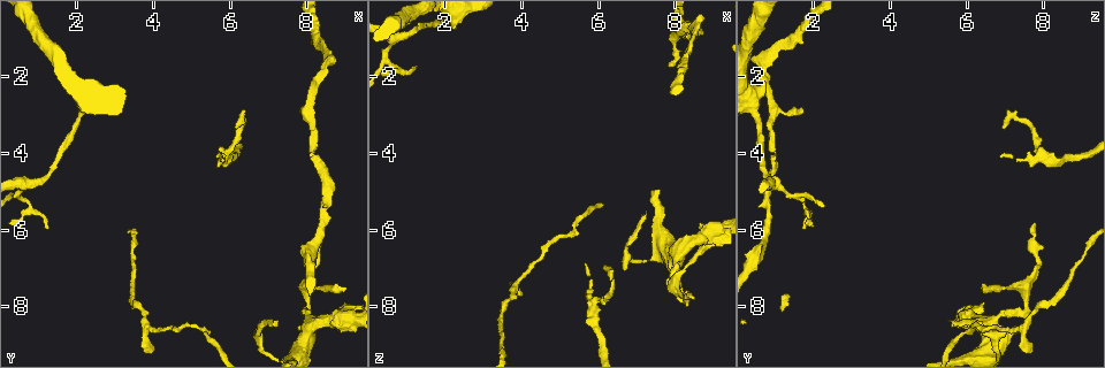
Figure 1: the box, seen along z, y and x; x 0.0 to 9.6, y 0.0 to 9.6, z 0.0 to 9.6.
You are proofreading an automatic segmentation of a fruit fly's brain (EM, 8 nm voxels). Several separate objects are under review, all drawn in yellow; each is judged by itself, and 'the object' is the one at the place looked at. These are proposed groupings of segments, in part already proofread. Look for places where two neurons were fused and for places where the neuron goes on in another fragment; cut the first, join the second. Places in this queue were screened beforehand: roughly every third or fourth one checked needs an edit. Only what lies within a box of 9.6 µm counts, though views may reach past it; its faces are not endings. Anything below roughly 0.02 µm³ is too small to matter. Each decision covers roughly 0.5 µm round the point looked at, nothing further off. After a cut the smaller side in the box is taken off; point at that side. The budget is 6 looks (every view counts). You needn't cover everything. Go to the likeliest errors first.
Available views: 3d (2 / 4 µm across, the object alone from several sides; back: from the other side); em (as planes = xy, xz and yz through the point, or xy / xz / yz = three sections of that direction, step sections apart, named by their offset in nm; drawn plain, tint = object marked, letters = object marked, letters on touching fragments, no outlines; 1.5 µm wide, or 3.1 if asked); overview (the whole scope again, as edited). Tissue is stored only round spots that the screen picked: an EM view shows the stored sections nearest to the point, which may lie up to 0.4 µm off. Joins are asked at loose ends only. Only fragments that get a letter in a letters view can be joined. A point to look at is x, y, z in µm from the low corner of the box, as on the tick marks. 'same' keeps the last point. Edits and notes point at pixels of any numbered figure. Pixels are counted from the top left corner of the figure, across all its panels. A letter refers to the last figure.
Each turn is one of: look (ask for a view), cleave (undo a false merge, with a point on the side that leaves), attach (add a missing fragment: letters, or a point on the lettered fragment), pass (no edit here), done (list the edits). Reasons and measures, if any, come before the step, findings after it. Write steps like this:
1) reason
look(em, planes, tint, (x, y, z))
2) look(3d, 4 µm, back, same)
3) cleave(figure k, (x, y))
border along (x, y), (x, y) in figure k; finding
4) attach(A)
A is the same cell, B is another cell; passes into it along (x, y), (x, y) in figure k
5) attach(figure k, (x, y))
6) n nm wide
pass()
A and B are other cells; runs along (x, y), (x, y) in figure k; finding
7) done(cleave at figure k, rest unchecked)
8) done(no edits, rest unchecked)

thin end
look(3d, 2 µm, (1.30, 5.90, 1.70))

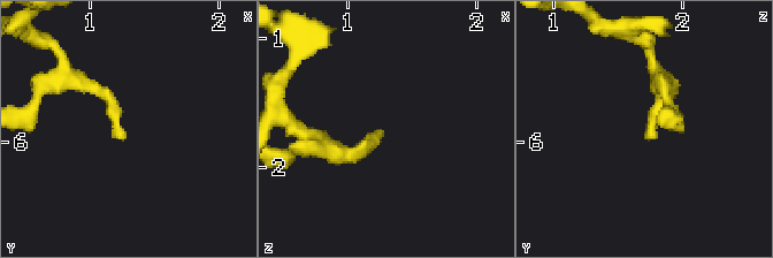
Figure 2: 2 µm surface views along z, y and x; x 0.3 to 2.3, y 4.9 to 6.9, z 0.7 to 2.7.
need the tissue
look(em, planes, letters, (1.28, 5.98, 1.76))

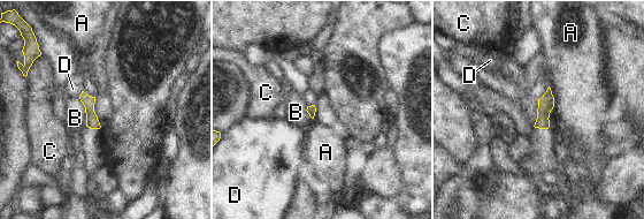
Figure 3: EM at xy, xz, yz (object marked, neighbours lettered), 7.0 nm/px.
pass()
A, B, C and D are other cells; border along (78, 97), (84, 107), (86, 126) in figure 3; none of them fits

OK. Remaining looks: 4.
an open end
look(em, planes, letters, (8.45, 5.85, 7.80))

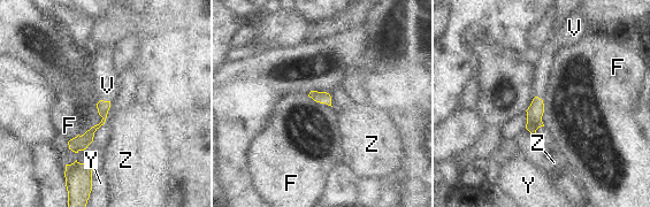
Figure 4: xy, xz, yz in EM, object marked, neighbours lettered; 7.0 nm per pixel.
attach(V)
V is the same cell, F, Y and Z are other cells; passes into it along (102, 106), (106, 101), (107, 85) in figure 4; it goes on there

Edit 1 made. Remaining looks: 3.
look(overview)

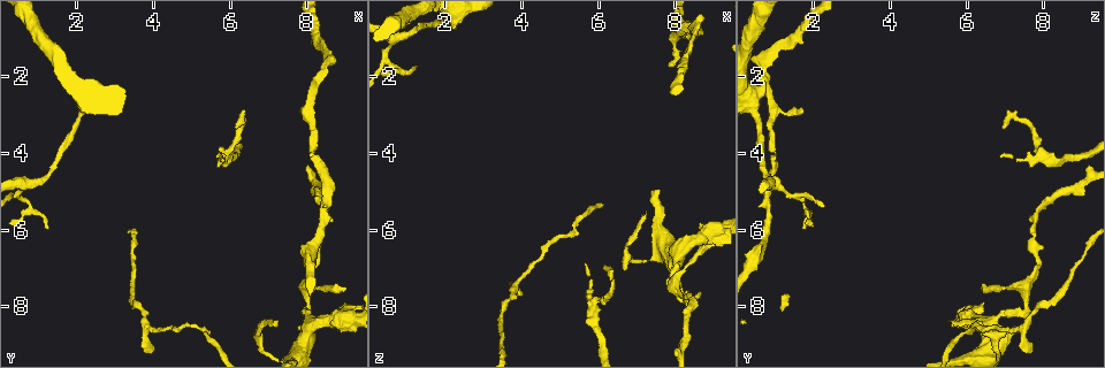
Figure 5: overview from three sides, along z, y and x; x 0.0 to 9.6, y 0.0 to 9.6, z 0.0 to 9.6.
thick end
look(3d, 4 µm, (7.70, 8.55, 7.40))

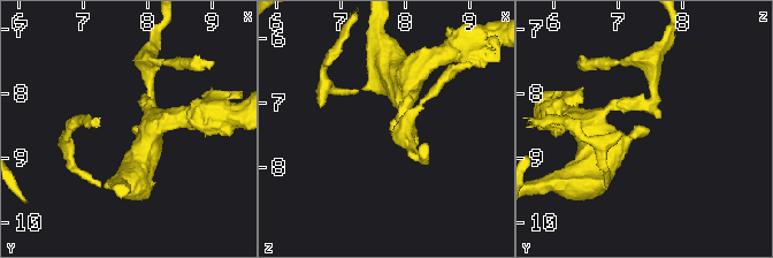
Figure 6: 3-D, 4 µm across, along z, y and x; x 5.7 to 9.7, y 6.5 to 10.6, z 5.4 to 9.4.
look(em, planes, letters, (7.75, 8.60, 7.45))

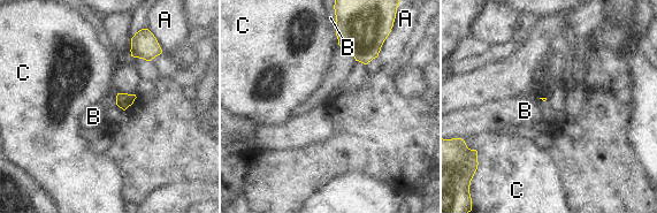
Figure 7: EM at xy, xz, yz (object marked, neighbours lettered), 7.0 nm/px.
pass()
A, B and C are other cells; border along (335, 30), (338, 44) in figure 7; no lettered fragment goes on from it

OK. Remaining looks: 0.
done(attach at figure 4, rest unchecked)

